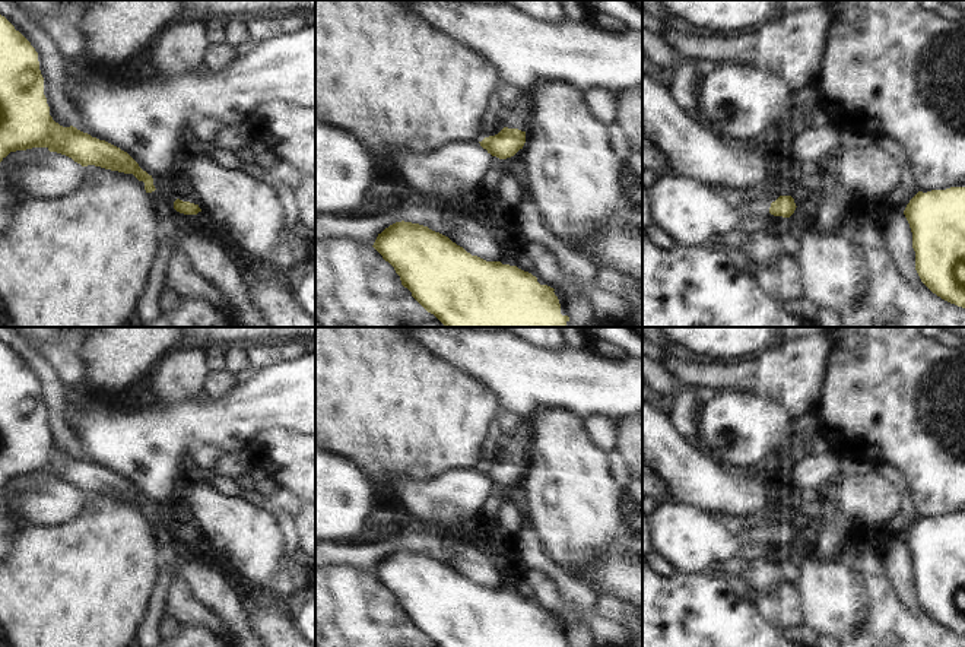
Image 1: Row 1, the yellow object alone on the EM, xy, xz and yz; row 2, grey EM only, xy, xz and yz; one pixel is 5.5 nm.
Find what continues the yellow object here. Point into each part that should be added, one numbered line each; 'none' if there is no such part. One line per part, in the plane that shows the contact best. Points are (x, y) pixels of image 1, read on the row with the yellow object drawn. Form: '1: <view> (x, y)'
1: yz (752, 209)

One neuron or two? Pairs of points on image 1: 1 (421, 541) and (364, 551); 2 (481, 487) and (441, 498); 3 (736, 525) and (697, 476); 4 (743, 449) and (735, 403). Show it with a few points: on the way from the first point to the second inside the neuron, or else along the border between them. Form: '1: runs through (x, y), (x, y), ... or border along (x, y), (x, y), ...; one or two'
1: runs through (406, 541), (378, 549); one
2: runs through (470, 488), (451, 498); one
3: border along (713, 514), (761, 517); two
4: runs through (742, 437), (735, 415); one

